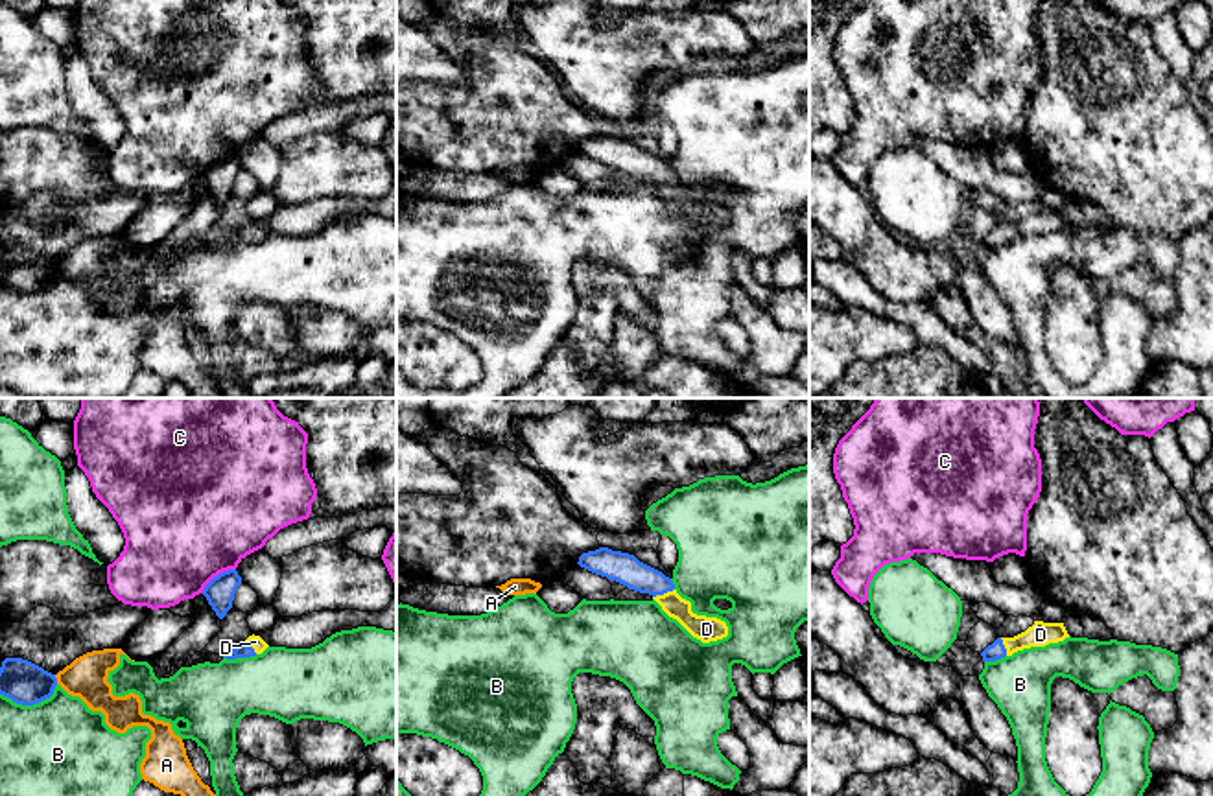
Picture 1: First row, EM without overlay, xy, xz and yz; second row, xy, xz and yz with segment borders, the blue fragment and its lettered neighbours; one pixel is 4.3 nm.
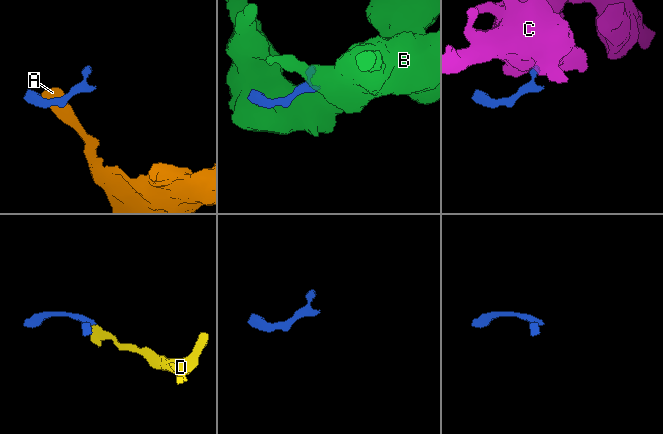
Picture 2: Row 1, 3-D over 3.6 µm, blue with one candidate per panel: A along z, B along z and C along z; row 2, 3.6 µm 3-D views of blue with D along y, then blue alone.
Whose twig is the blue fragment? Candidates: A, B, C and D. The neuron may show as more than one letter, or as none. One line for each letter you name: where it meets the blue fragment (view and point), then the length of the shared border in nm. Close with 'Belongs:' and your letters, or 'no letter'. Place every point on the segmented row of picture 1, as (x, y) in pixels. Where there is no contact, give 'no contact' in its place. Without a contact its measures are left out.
D: xz (662, 594) | 100 nm
Belongs: D

